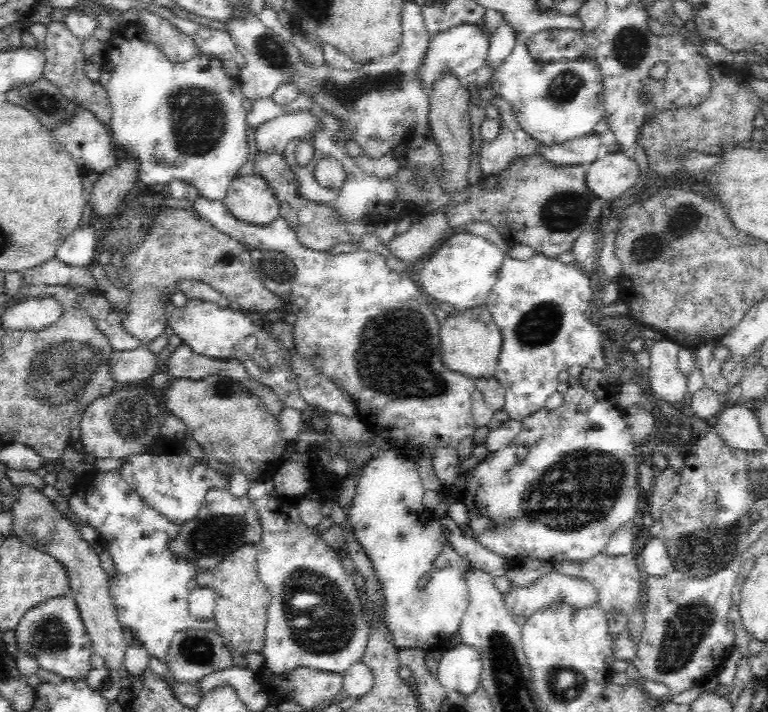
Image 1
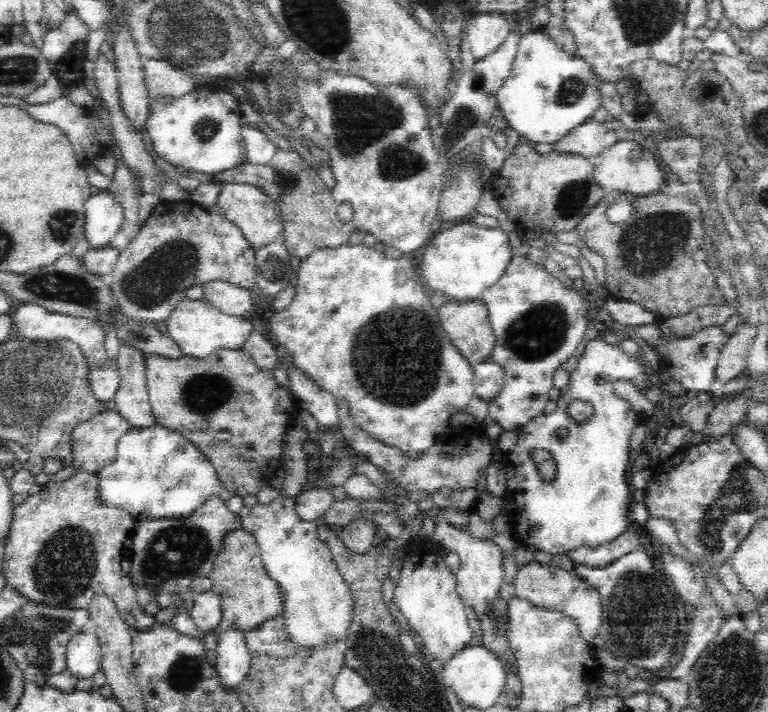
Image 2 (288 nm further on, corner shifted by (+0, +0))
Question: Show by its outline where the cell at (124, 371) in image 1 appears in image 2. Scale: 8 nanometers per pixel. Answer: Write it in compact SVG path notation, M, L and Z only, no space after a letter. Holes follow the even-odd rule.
M108 358L98 366L90 368L88 374L88 386L98 402L108 404L110 400L116 398L116 392L120 388L120 370L114 366Z

